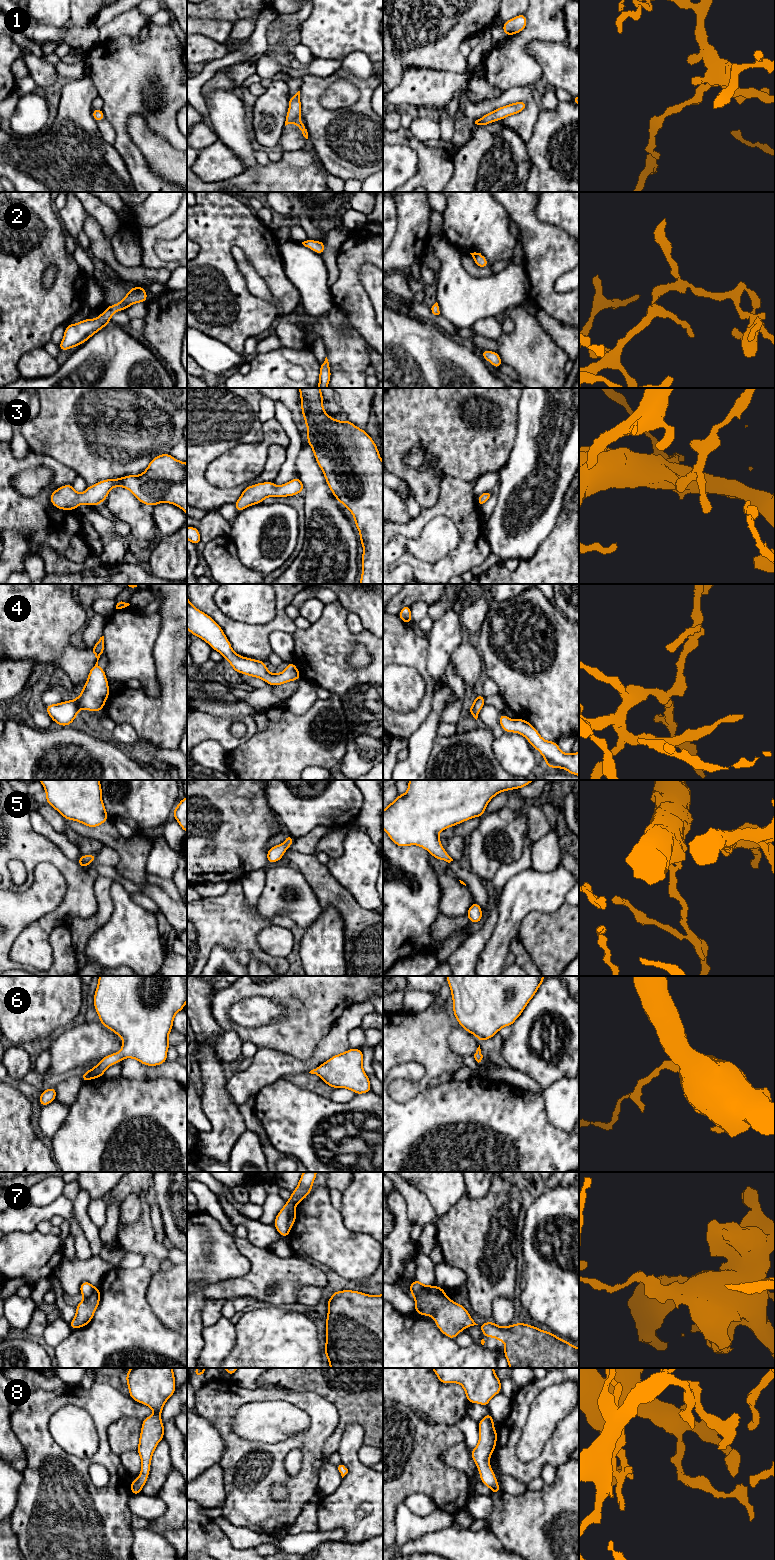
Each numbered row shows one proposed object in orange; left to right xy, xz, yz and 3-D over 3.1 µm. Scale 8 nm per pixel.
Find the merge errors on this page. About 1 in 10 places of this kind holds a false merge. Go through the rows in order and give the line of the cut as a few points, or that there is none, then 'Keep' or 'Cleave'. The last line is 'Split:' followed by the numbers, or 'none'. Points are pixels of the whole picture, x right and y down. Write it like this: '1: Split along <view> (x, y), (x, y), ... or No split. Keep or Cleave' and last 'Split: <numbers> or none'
1: No split. Keep
2: No split. Keep
3: No split. Keep
4: No split. Keep
5: No split. Keep
6: No split. Keep
7: Split along yz (444, 1294), (440, 1294), (432, 1287), (423, 1289), (413, 1295). Cleave
8: No split. Keep
Split: 7

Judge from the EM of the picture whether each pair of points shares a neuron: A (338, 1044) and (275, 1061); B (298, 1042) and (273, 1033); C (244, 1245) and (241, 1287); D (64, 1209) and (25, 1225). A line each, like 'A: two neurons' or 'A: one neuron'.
A: one neuron
B: one neuron
C: one neuron
D: one neuron

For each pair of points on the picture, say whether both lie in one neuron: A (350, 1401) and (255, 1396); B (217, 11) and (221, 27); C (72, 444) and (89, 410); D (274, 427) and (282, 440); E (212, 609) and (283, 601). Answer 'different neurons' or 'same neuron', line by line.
A: different neurons
B: different neurons
C: same neuron
D: same neuron
E: same neuron

